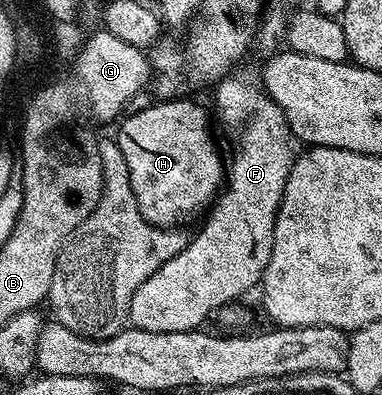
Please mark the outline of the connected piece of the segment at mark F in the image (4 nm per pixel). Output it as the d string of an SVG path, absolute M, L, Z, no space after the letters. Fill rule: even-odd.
M231 73L218 80L218 92L214 95L218 119L224 133L224 183L219 196L211 204L202 229L190 243L171 261L148 277L132 295L129 305L129 322L135 330L146 332L184 332L197 330L203 326L204 319L238 298L242 293L254 288L261 282L268 261L271 260L272 244L275 241L275 219L282 203L288 173L295 161L290 143L290 124L283 110L270 99L265 86L250 75Z

